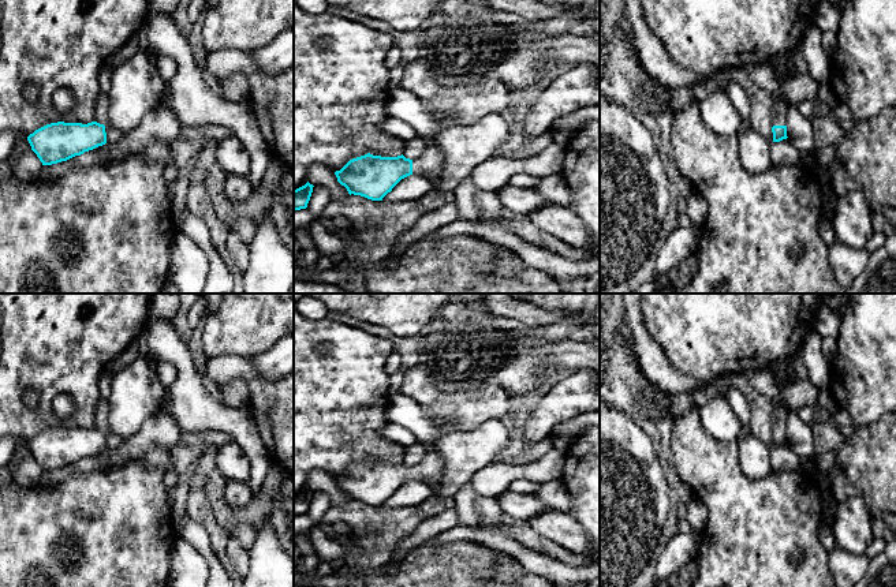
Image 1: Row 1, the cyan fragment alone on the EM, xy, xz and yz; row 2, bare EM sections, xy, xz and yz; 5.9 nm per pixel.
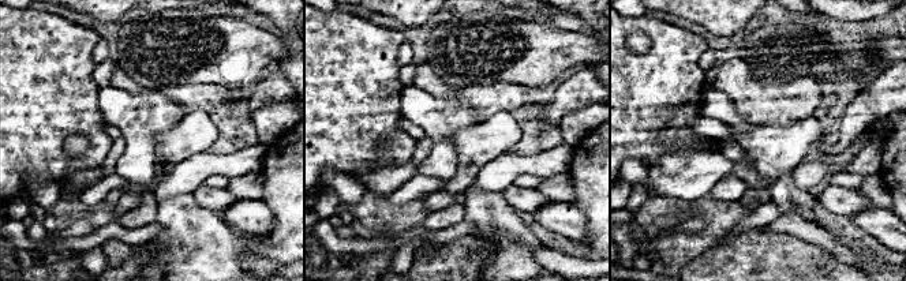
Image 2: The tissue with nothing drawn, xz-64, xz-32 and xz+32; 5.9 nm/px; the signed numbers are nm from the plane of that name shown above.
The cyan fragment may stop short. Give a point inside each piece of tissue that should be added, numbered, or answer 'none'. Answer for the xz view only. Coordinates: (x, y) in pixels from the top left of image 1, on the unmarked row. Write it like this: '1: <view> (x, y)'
1: xz (429, 468)

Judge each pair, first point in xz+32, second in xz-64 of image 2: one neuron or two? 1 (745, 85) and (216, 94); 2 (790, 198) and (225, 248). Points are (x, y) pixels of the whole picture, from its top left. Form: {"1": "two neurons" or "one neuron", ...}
{"1": "one neuron", "2": "one neuron"}

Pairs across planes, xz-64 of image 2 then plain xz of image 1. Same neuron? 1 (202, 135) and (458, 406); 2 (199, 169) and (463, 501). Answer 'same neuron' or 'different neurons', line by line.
1: different neurons
2: different neurons

